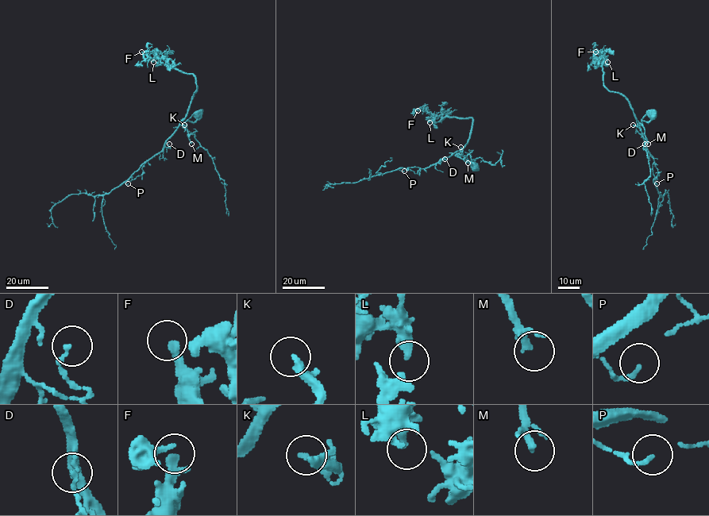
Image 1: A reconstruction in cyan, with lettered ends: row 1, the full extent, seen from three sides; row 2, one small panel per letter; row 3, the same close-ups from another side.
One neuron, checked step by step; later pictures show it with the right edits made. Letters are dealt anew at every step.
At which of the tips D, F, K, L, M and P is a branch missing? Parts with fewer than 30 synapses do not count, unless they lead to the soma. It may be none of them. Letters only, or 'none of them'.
M

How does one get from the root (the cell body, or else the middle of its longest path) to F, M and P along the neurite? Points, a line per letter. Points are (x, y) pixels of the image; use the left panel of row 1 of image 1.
F: (198, 114), (194, 114), (181, 123), (195, 92), (195, 78), (175, 69), (164, 59), (145, 59), (141, 51)
M: (198, 114), (194, 114), (183, 124), (191, 144)
P: (198, 114), (194, 114), (183, 123), (181, 121), (164, 148), (123, 183), (128, 183)

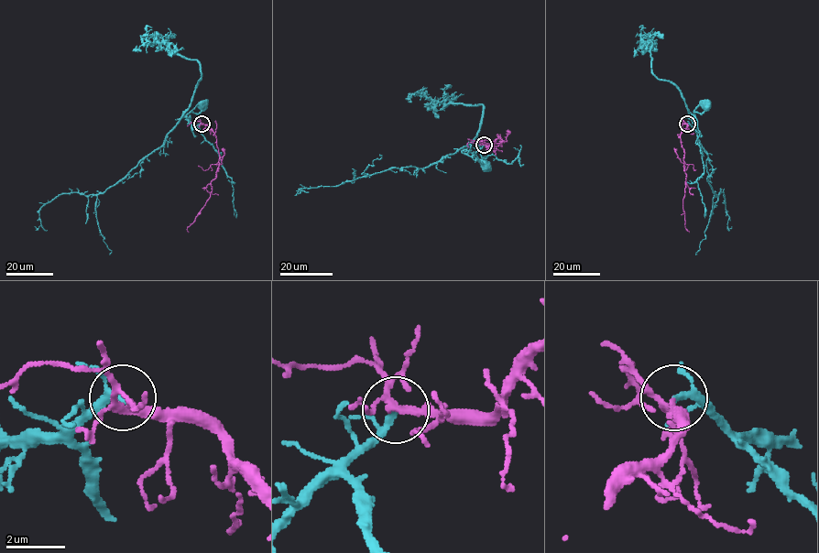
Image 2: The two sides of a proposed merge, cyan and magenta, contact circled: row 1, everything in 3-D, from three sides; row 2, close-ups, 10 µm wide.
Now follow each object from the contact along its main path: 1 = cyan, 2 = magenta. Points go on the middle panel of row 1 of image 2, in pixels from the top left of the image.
1: (484, 145), (473, 157), (466, 154), (473, 152), (485, 164)
2: (484, 145), (492, 145), (499, 137), (504, 142), (468, 142), (469, 146)

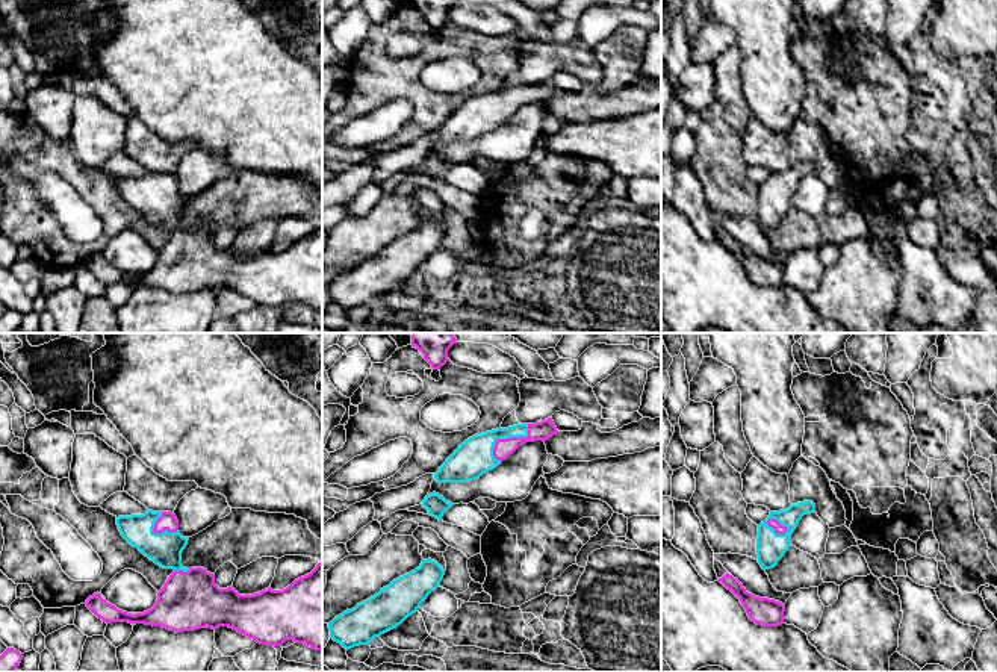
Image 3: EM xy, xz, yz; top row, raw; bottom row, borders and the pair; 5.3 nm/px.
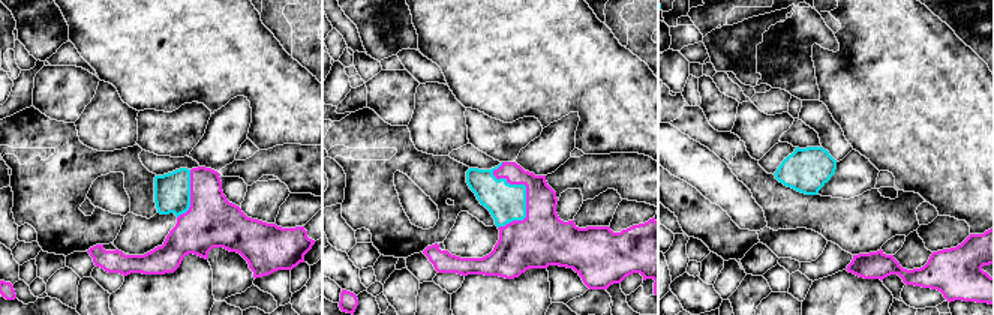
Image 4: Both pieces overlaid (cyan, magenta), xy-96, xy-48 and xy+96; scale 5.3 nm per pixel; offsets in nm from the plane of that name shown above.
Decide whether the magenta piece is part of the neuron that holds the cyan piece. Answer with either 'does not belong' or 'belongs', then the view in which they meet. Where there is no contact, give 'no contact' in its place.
belongs | xz

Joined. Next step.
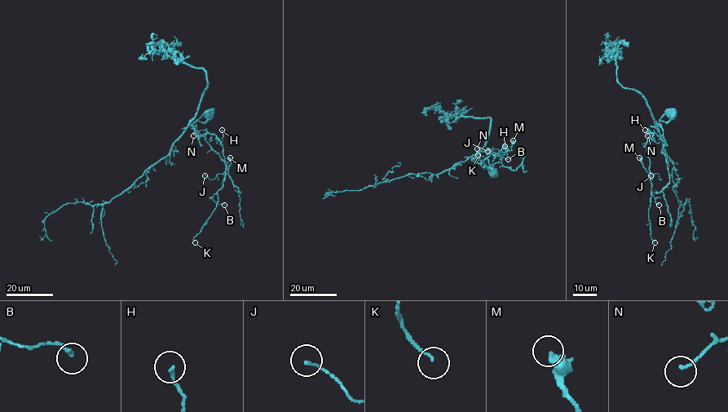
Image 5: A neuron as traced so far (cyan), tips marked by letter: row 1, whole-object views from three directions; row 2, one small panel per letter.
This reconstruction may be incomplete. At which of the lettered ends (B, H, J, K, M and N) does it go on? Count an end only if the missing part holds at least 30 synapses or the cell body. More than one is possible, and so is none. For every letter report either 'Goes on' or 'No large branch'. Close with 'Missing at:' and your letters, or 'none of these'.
B: No large branch
H: No large branch
J: No large branch
K: No large branch
M: No large branch
N: No large branch
Missing at: none of these

